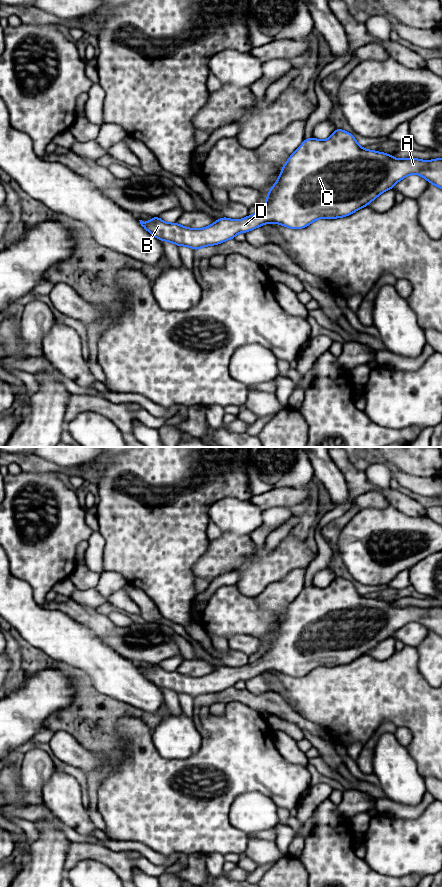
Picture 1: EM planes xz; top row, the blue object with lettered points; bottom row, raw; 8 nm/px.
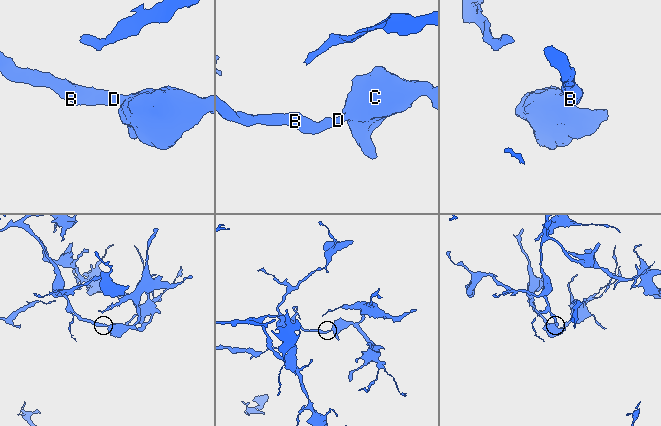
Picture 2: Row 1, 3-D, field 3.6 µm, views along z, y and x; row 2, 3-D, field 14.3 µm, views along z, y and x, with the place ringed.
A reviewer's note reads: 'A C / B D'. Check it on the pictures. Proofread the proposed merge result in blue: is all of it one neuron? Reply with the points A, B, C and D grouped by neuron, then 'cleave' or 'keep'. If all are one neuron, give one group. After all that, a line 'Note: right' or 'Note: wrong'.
A B C D | keep
Note: wrong

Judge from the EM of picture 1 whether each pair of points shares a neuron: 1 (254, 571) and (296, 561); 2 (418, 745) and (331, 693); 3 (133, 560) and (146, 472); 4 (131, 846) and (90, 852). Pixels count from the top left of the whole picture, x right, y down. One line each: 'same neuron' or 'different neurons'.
1: same neuron
2: same neuron
3: same neuron
4: different neurons

